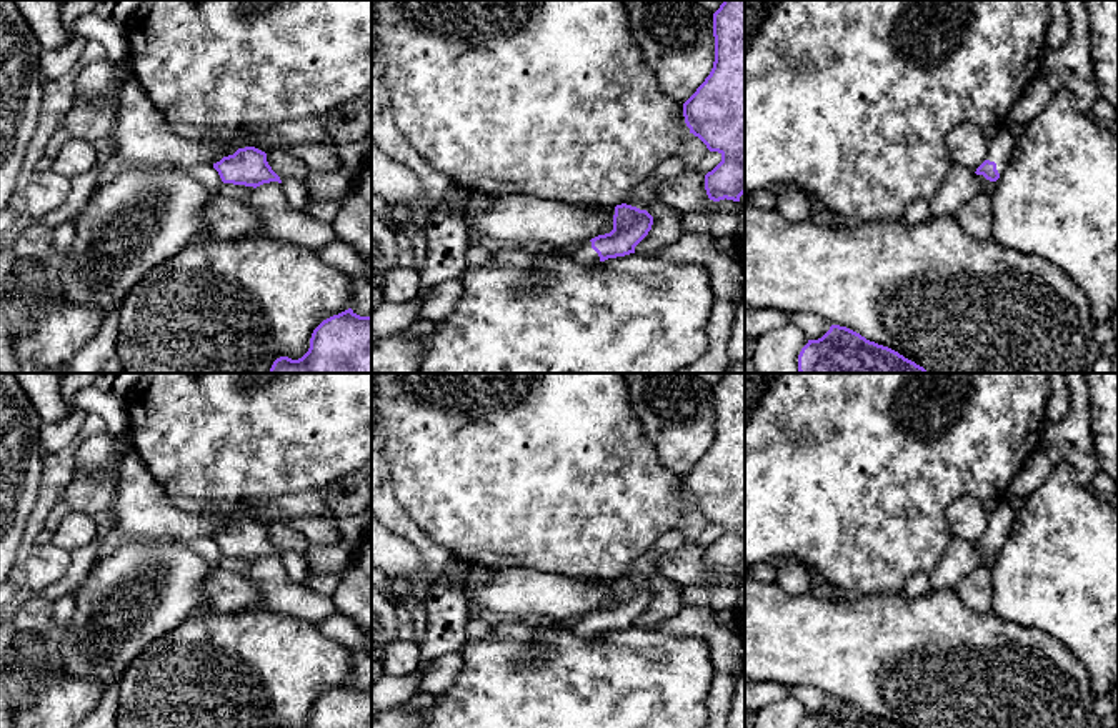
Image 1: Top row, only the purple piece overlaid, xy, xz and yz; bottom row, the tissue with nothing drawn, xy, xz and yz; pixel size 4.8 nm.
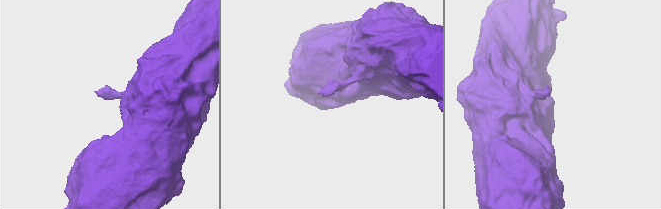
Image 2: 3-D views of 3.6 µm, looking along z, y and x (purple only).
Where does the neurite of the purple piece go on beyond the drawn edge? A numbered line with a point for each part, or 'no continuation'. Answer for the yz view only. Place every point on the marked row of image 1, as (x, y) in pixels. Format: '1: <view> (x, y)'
1: yz (1000, 147)

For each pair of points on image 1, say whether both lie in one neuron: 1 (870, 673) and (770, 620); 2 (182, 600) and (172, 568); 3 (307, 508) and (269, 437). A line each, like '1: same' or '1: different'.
1: same
2: same
3: different

